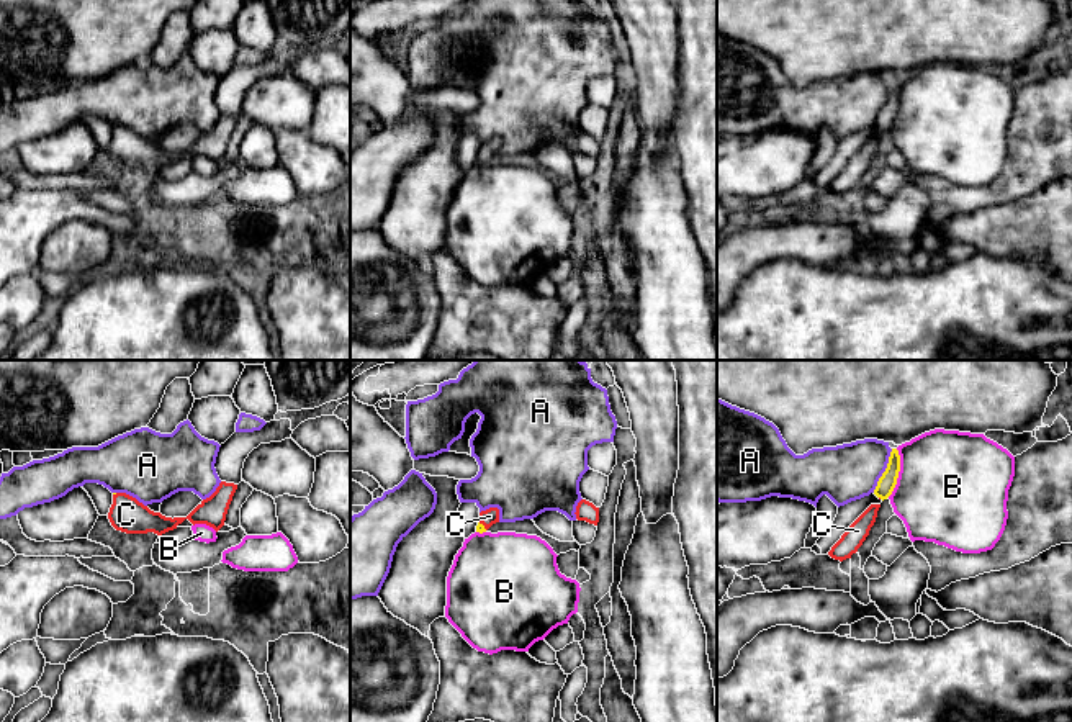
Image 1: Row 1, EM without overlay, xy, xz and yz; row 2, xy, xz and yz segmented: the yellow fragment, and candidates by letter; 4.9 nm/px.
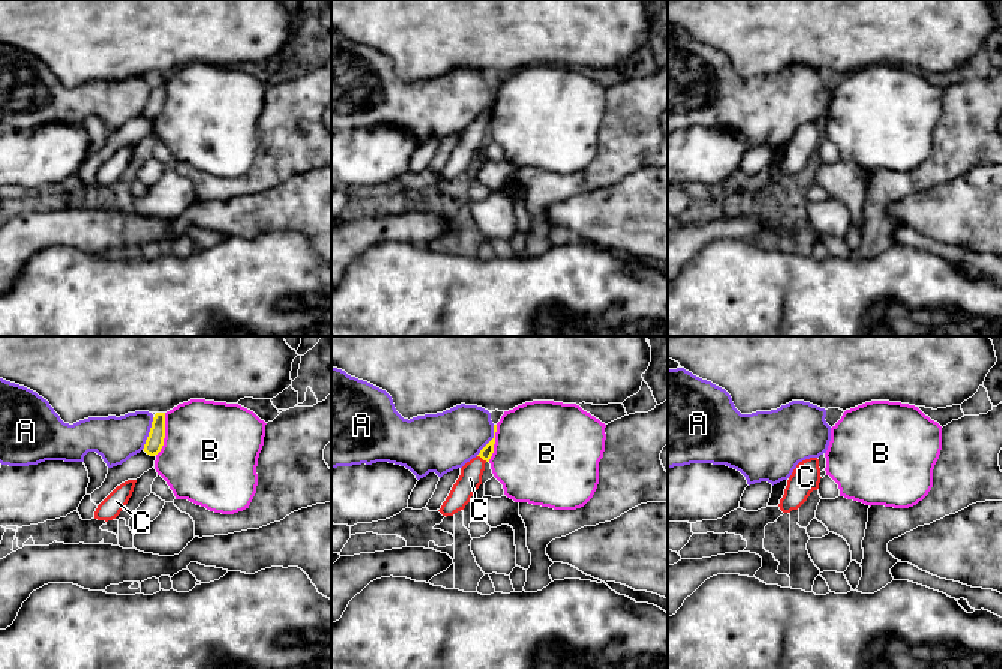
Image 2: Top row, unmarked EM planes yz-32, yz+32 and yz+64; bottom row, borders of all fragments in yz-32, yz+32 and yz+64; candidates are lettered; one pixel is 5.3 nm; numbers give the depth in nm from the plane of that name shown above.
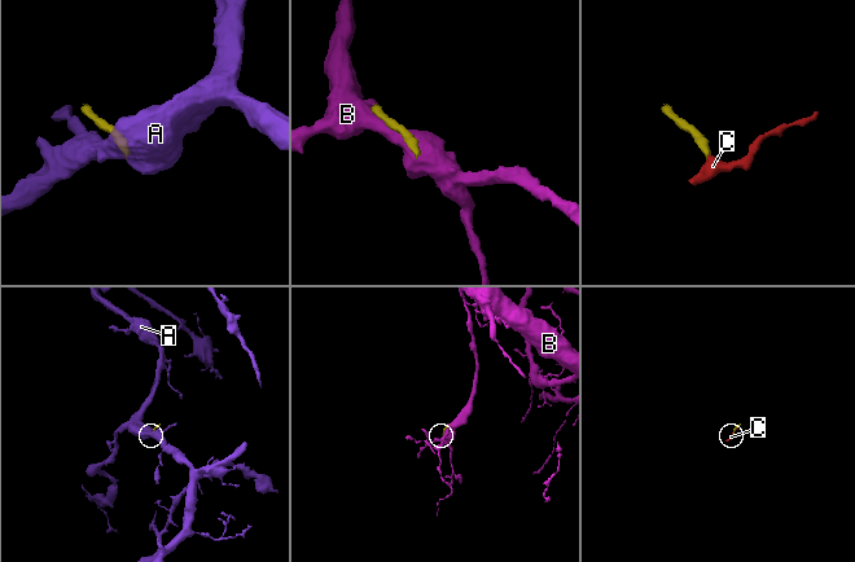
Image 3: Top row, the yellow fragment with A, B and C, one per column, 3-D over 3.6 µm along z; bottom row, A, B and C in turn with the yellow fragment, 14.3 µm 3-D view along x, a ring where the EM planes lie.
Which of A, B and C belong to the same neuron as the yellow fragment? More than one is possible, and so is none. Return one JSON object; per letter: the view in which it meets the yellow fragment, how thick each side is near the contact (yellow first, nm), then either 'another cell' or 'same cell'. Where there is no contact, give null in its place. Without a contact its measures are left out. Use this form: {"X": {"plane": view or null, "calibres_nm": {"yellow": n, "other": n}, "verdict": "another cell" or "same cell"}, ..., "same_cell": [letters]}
{"A": {"plane": "yz", "calibres_nm": {"yellow": 90, "other": 280}, "verdict": "another cell"}, "B": {"plane": "yz", "calibres_nm": {"yellow": 90, "other": 480}, "verdict": "another cell"}, "C": {"plane": "xz", "calibres_nm": {"yellow": 50, "other": 80}, "verdict": "same cell"}, "same_cell": ["C"]}

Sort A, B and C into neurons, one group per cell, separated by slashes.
A / B / C

